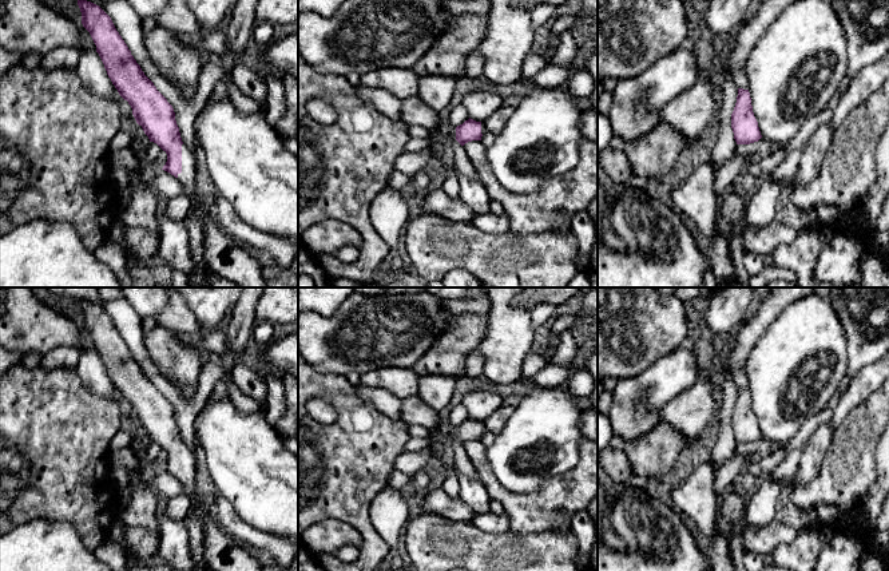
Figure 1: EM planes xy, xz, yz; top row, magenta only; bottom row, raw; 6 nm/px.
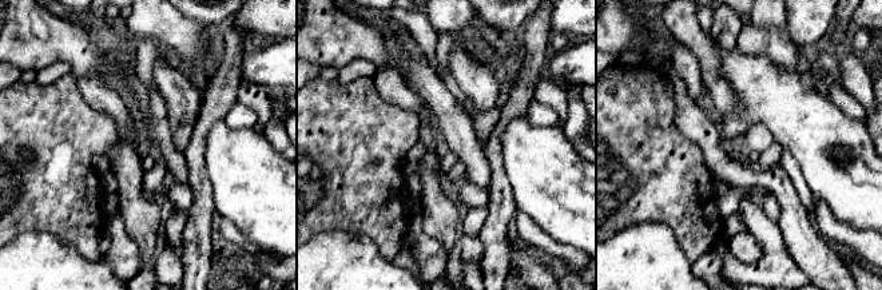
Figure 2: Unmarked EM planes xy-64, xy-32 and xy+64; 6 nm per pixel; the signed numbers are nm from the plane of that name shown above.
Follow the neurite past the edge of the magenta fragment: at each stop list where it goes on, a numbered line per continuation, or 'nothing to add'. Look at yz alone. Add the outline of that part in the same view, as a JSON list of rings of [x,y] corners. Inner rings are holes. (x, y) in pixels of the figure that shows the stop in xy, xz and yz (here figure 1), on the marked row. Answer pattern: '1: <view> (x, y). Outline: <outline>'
nothing to add

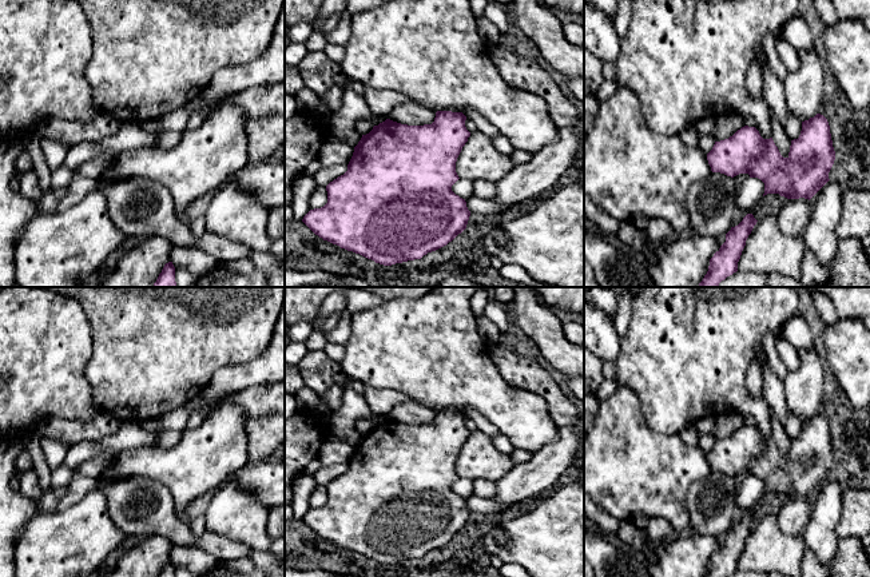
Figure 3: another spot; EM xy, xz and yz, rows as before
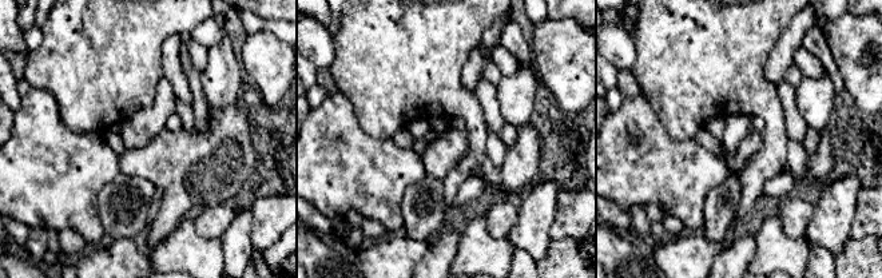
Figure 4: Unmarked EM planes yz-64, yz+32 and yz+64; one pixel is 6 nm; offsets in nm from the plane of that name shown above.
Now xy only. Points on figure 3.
nothing to add

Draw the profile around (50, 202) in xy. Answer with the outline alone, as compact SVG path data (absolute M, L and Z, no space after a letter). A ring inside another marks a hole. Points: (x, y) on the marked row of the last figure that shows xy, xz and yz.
M52 191L45 192L41 199L41 212L43 214L56 214L59 199L53 195Z

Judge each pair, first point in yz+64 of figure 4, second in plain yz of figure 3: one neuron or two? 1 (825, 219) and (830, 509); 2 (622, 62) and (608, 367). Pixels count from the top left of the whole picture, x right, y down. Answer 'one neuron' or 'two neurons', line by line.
1: one neuron
2: two neurons

